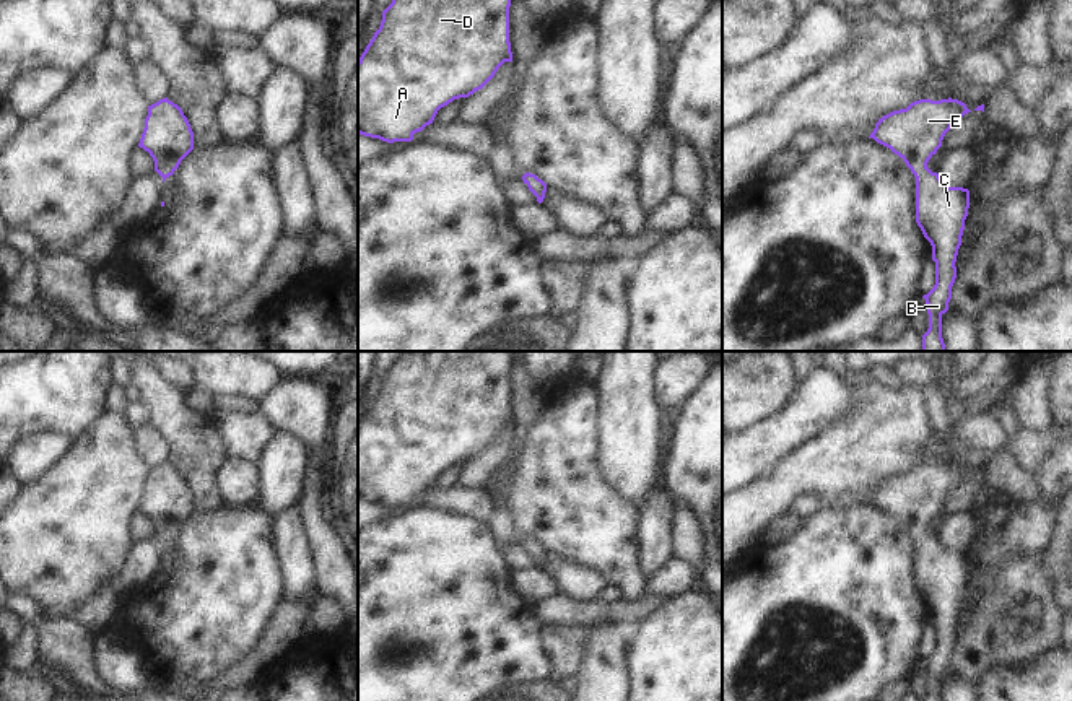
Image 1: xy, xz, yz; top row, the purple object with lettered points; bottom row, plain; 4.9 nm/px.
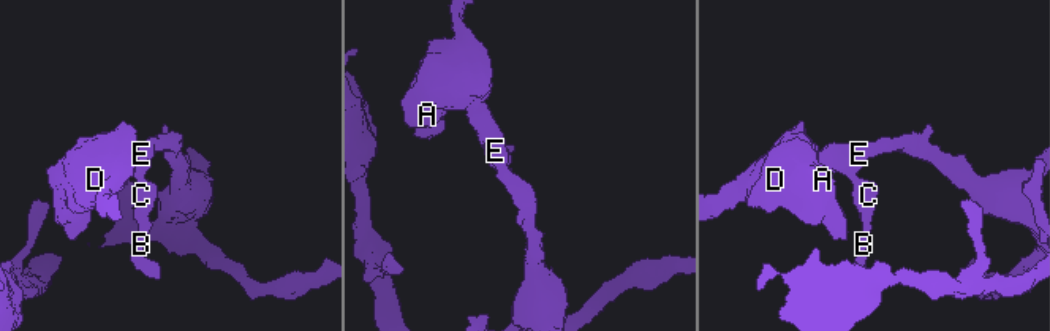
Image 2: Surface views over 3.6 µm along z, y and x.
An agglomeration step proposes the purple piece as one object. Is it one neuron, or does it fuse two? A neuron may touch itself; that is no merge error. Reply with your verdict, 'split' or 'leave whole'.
leave whole

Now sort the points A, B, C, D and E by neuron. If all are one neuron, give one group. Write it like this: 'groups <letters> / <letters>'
groups A B C D E

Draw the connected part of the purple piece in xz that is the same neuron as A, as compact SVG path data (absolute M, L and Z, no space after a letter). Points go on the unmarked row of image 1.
M402 351L358 425L358 498L387 507L412 506L441 472L482 454L504 426L512 426L511 363L512 351Z

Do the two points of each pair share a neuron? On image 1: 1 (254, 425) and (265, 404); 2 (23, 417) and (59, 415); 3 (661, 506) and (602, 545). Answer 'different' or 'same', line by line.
1: different
2: same
3: different

